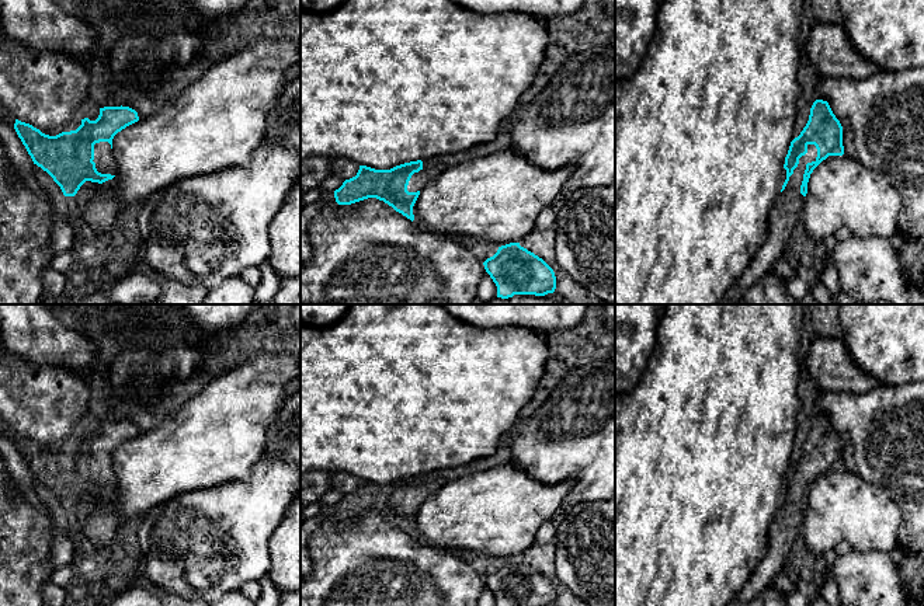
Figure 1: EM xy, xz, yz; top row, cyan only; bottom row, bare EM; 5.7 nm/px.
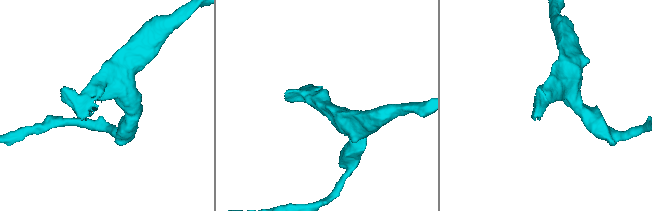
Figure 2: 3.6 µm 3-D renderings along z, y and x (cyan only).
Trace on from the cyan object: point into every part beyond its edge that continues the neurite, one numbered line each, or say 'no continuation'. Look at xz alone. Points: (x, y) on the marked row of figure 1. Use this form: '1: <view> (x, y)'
1: xz (419, 180)

